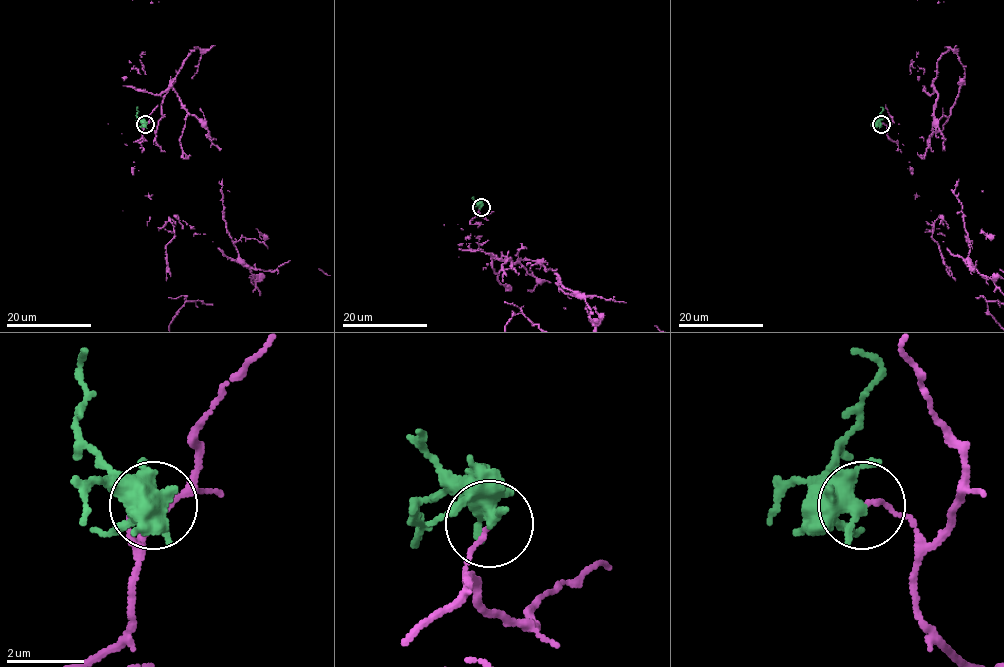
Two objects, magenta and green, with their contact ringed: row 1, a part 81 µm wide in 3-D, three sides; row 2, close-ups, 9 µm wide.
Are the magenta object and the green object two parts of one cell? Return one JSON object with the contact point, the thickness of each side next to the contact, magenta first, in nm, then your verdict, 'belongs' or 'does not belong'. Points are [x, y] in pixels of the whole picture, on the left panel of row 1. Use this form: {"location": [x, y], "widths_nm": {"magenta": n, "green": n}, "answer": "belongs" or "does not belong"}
{"location": [145, 124], "widths_nm": {"magenta": 80, "green": 340}, "answer": "does not belong"}

